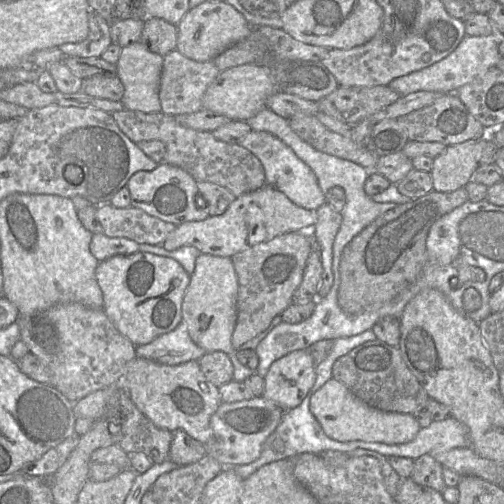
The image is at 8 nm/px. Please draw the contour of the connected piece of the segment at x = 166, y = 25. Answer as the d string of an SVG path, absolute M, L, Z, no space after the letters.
M146 17L143 20L139 41L149 51L163 57L174 49L176 50L177 38L177 25L157 17Z

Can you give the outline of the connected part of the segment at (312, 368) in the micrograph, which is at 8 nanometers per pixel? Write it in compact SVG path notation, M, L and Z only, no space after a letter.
M296 350L273 362L261 396L287 411L303 401L315 381L316 363L309 351Z

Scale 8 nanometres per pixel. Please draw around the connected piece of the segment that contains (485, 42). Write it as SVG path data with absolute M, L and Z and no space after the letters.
M493 33L487 36L465 35L459 45L440 61L413 71L405 76L393 79L387 85L401 97L418 91L432 91L445 94L454 94L463 85L482 76L489 68L496 67L499 60L500 36Z

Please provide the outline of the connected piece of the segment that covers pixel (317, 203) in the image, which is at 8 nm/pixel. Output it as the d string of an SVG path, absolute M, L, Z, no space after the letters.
M252 130L241 140L240 145L252 152L263 164L266 179L265 186L276 188L294 204L308 210L317 210L327 201L327 196L320 189L312 169L276 136L268 132Z

